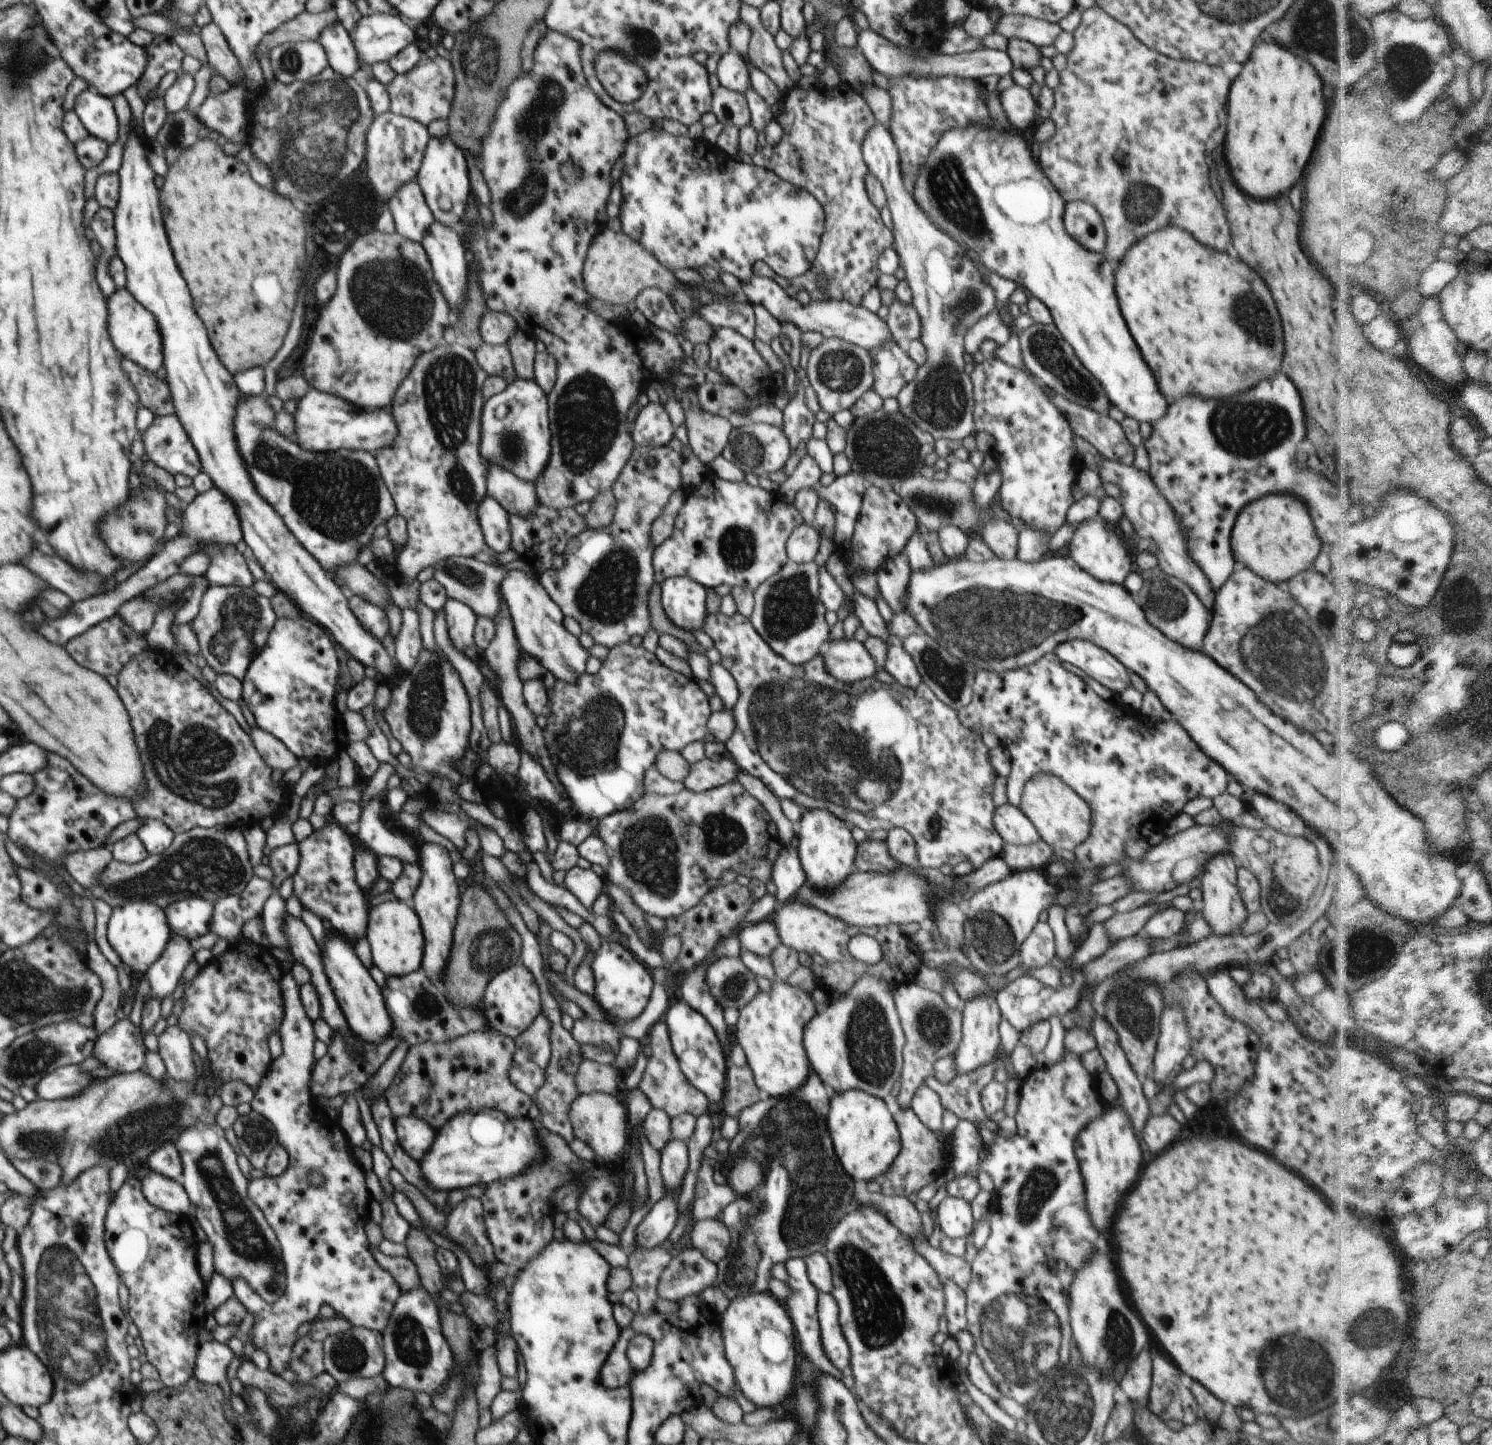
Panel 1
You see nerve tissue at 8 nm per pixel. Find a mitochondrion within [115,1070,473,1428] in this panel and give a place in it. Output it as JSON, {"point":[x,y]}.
{"point":[249,1242]}

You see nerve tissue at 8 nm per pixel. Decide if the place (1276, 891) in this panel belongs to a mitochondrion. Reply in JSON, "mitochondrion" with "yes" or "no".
{"mitochondrion":"yes"}

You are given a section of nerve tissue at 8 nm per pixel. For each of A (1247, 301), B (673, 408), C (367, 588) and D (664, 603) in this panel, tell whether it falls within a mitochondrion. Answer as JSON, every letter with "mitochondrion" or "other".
{"A":"mitochondrion","B":"other","C":"other","D":"other"}

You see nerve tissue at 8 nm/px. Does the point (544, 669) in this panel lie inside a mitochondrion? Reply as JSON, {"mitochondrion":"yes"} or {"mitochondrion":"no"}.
{"mitochondrion":"no"}

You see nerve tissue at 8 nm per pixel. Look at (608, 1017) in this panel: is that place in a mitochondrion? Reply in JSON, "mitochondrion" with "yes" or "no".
{"mitochondrion":"no"}

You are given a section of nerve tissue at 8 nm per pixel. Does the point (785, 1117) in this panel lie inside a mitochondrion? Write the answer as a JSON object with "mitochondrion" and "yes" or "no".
{"mitochondrion":"yes"}

